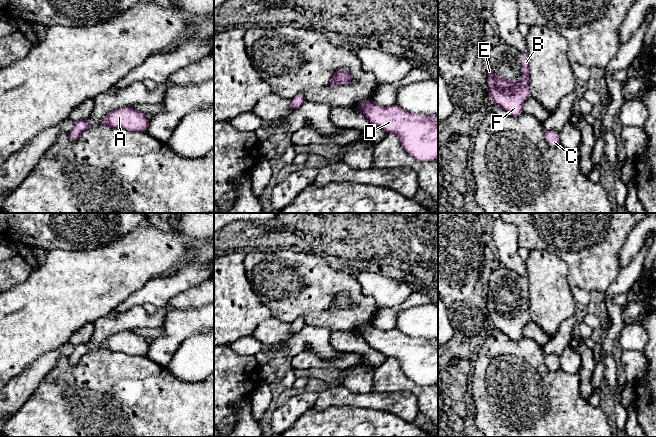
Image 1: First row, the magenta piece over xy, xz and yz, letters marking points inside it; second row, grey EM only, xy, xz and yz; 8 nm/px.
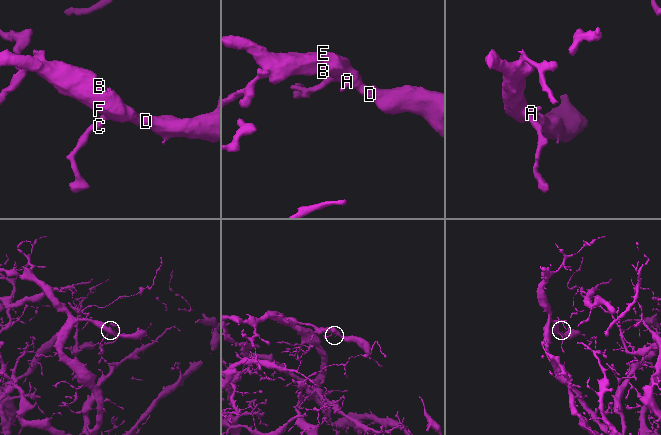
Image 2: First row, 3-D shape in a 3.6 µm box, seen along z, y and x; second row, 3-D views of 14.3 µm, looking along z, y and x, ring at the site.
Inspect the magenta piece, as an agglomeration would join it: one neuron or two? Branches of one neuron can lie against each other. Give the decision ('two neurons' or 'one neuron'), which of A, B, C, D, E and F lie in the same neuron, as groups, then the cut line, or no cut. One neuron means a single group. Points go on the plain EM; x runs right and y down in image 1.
one neuron; groups A B C D E F; cut none

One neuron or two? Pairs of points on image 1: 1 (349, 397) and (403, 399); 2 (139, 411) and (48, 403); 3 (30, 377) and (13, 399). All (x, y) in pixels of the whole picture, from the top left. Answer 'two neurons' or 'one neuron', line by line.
1: one neuron
2: one neuron
3: one neuron

